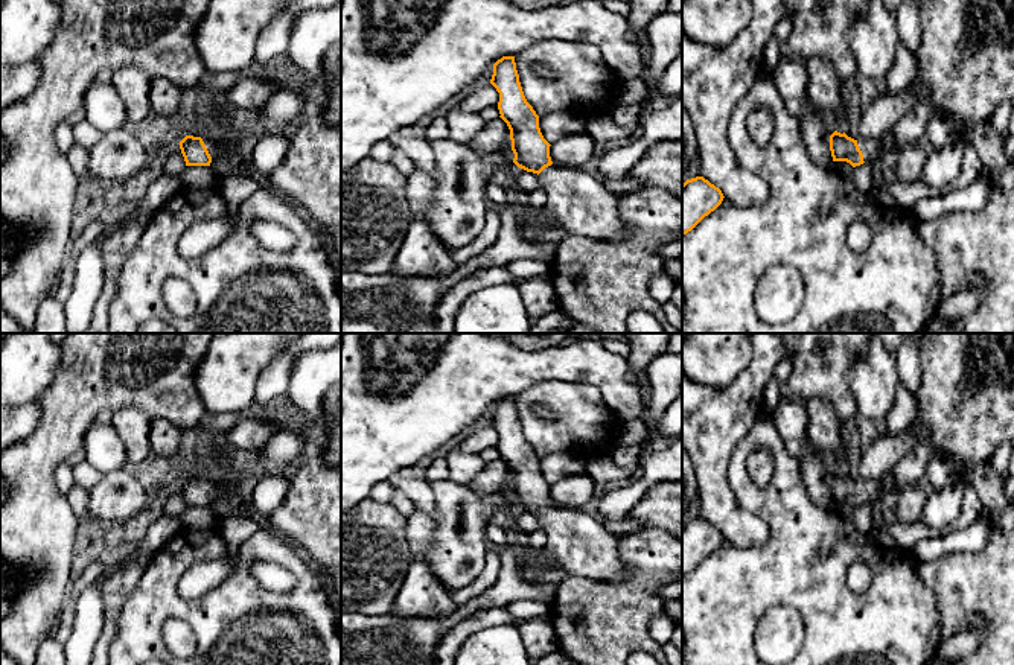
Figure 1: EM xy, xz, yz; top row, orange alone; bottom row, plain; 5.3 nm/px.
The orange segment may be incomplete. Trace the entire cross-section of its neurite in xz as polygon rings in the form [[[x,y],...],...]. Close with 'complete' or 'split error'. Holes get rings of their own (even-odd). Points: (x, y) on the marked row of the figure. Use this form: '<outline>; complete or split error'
[[[502,56],[493,64],[490,84],[499,93],[499,117],[510,129],[513,163],[537,173],[548,193],[540,210],[547,225],[594,240],[626,239],[629,230],[617,210],[618,196],[583,169],[551,161],[551,145],[544,138],[539,116],[524,96],[515,56]]]; split error

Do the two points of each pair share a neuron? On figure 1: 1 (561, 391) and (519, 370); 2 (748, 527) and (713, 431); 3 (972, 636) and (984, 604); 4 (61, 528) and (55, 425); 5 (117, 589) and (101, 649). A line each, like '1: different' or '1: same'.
1: different
2: same
3: different
4: same
5: same

